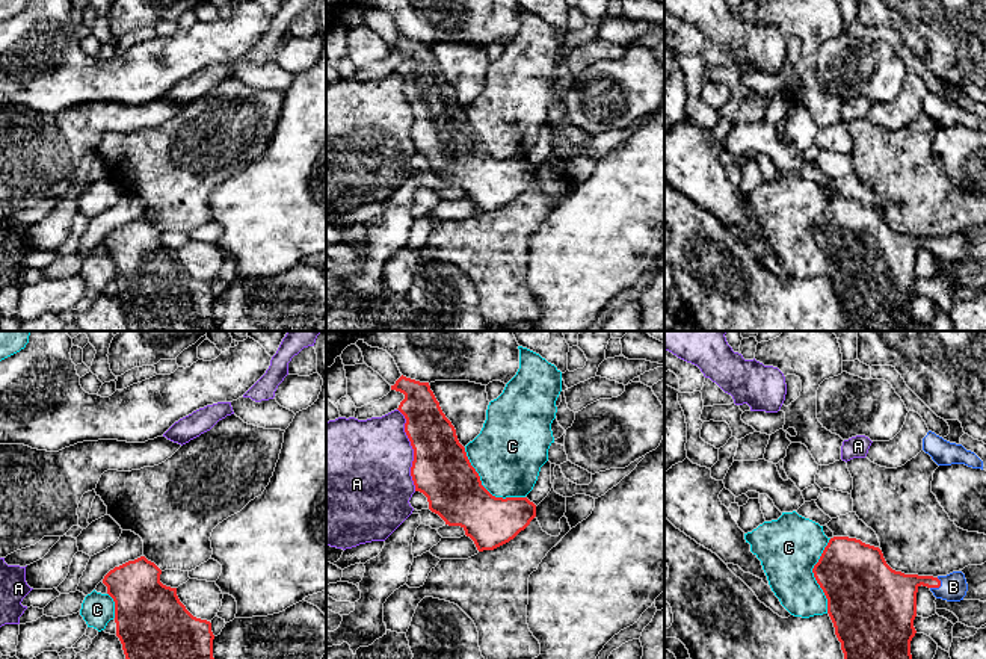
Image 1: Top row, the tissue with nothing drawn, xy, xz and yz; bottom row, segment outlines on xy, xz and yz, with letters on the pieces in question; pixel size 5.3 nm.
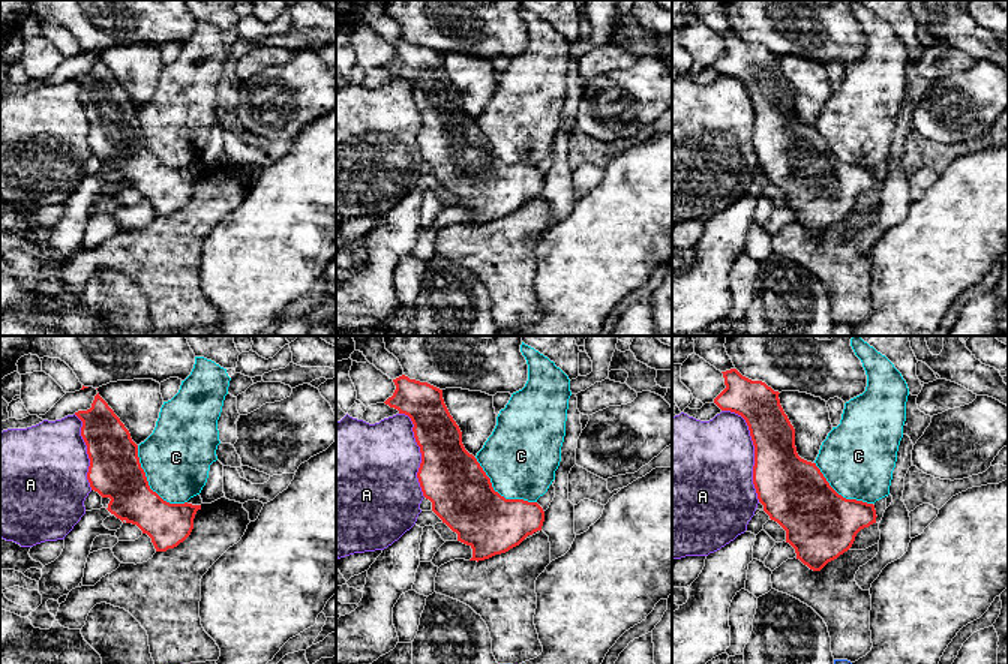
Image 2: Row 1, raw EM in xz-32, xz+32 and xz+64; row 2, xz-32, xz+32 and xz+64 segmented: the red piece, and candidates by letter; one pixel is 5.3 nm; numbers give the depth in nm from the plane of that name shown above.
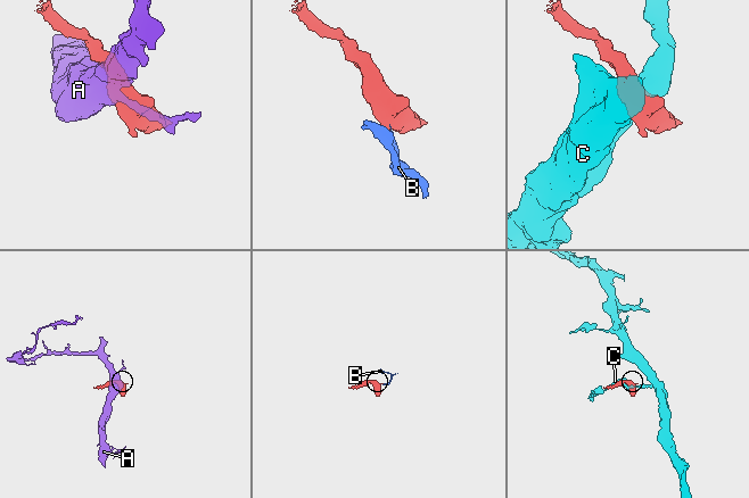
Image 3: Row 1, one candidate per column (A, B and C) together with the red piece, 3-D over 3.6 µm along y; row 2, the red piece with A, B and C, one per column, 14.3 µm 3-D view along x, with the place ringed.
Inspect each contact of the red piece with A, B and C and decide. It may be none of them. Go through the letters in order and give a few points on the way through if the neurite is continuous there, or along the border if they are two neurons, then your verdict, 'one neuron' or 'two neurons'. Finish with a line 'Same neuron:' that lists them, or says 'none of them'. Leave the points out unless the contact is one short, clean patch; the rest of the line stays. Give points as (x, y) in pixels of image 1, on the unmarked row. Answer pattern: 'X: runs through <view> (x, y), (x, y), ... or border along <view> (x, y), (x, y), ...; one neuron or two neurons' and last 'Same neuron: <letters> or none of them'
A: two neurons
B: runs through yz (893, 256), (914, 242), (938, 248), (953, 248); one neuron
C: two neurons
Same neuron: B

